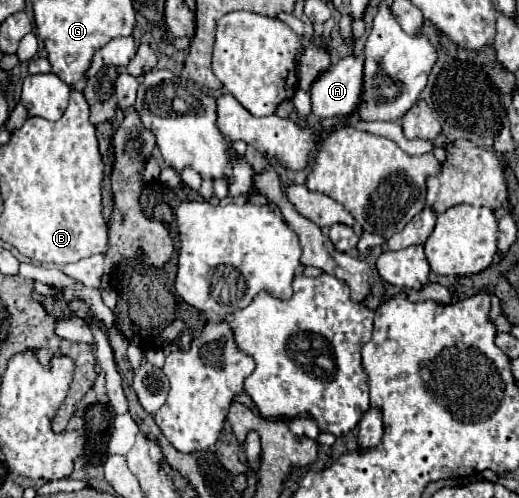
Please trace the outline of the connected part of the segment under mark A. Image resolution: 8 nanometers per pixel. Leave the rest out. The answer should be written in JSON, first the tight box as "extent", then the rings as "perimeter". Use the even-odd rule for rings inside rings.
{"extent":[310,55,364,119],"perimeter":[[[356,55],[344,57],[322,73],[310,91],[312,113],[320,119],[348,117],[358,111],[364,93],[364,61]]]}

